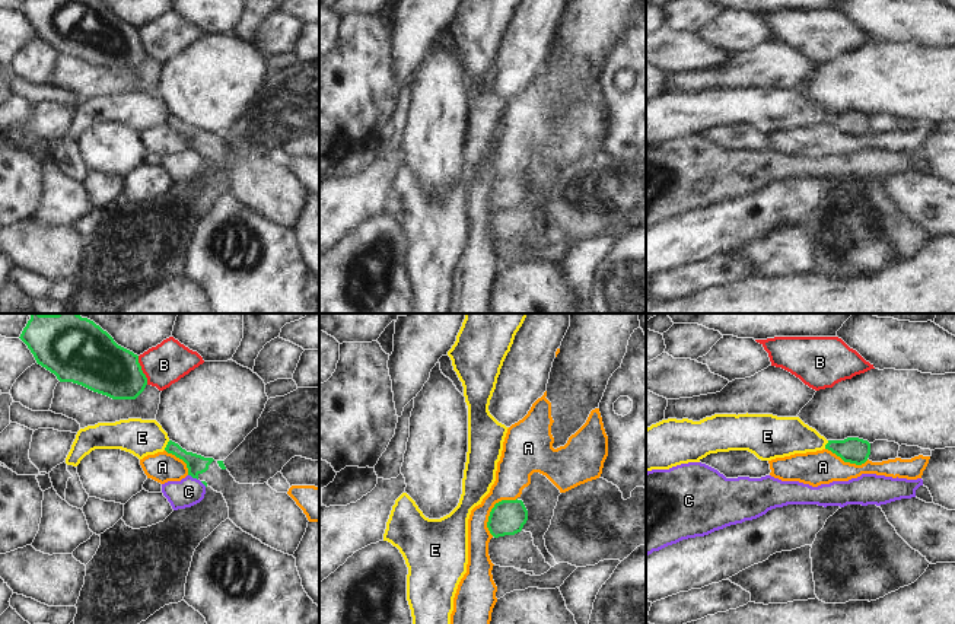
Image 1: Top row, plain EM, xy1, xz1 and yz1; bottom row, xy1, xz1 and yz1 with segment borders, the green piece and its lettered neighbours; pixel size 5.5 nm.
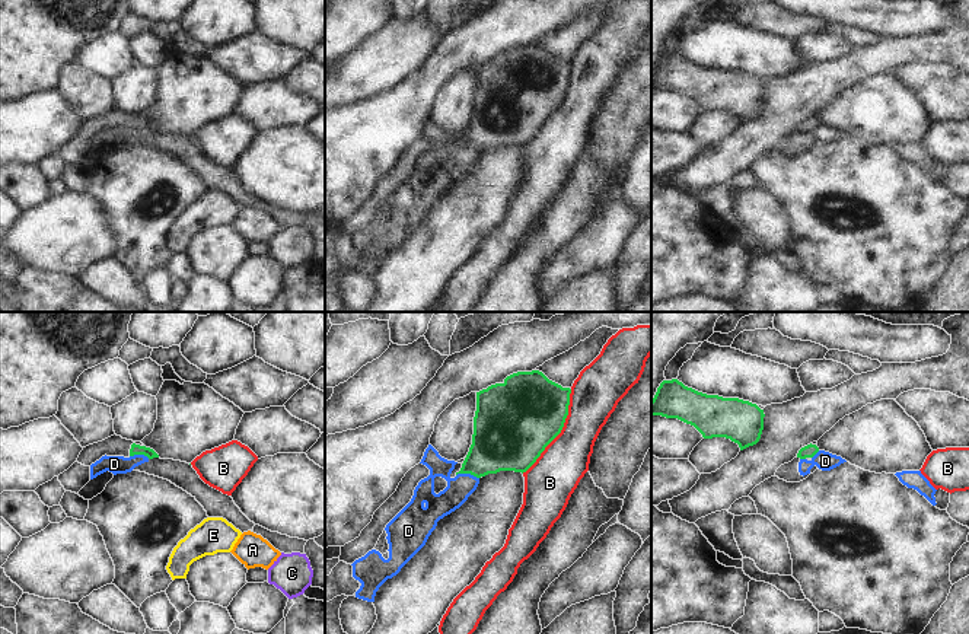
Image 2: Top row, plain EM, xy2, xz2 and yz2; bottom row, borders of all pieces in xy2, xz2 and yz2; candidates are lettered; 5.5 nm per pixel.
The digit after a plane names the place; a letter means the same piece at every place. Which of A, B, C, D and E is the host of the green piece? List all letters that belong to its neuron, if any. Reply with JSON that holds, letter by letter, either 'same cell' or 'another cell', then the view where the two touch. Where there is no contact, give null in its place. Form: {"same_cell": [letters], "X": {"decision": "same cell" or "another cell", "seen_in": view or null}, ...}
{"same_cell": [], "A": {"decision": "another cell", "seen_in": "xz1"}, "B": {"decision": "another cell", "seen_in": "xz2"}, "C": {"decision": "another cell", "seen_in": "xy1"}, "D": {"decision": "another cell", "seen_in": "xz2"}, "E": {"decision": "another cell", "seen_in": "xy1"}}

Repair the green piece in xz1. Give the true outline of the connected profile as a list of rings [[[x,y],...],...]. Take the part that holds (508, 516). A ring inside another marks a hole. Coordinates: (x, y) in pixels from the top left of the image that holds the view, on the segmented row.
[[[502,500],[490,512],[487,528],[494,538],[515,535],[528,520],[528,510],[522,500]]]

